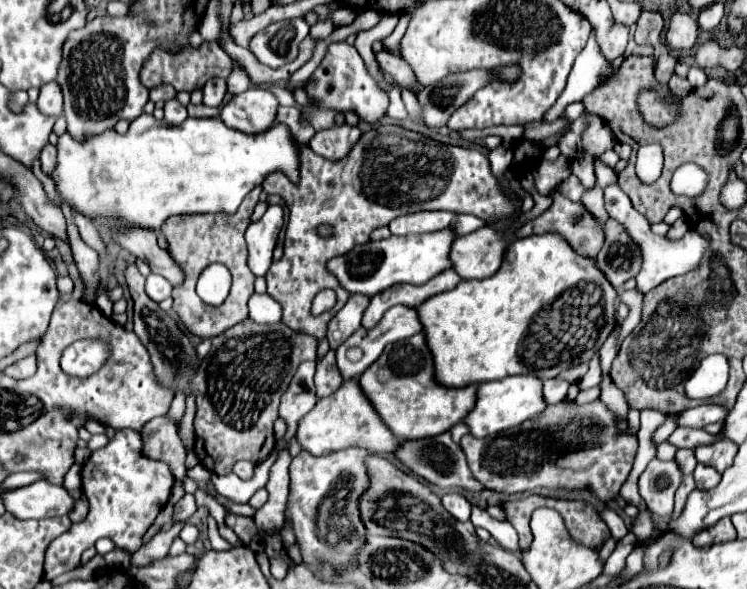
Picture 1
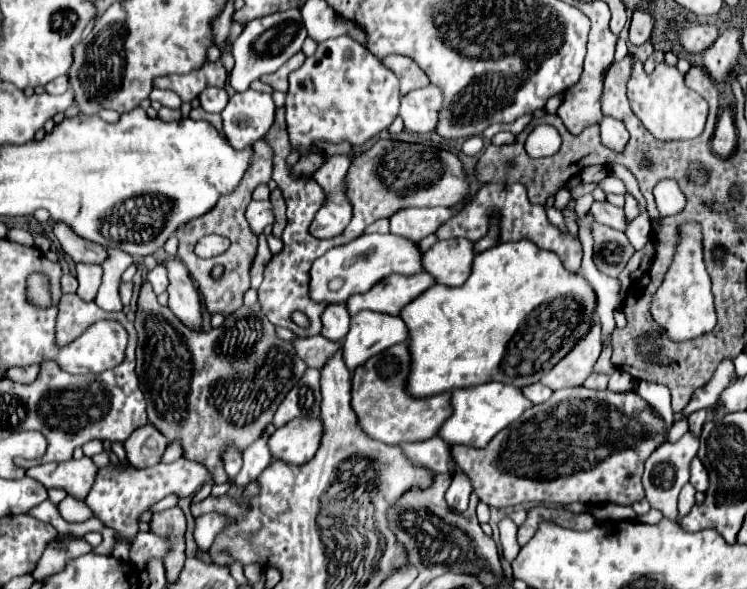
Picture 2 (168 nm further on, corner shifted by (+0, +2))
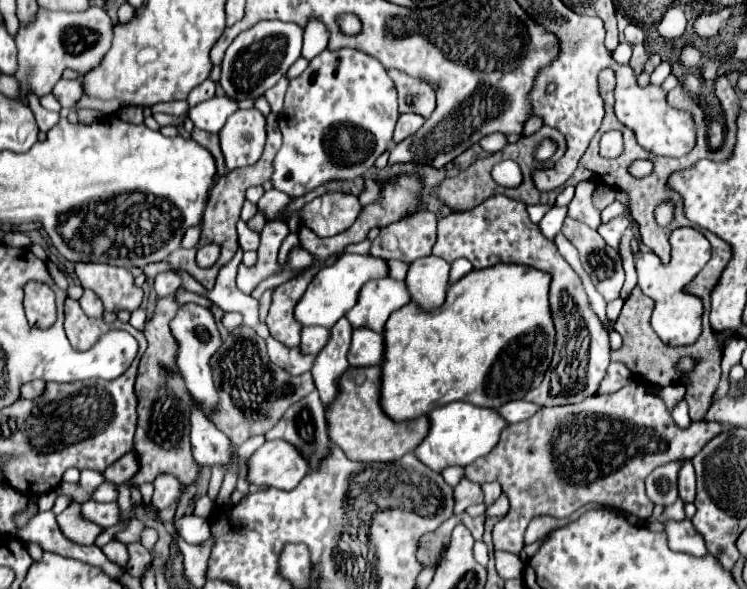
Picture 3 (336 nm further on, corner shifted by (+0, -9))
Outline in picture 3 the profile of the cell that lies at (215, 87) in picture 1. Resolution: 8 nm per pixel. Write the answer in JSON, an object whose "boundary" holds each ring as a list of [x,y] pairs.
{"boundary":[[[213,96],[211,100],[199,102],[189,110],[189,118],[193,120],[195,128],[219,134],[219,130],[225,126],[227,118],[237,110],[237,102],[227,96]]]}

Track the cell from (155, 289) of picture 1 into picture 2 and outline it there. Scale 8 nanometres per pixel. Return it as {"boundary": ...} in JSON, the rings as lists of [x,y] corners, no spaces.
{"boundary":[[[157,265],[153,271],[149,271],[149,273],[147,273],[147,279],[149,279],[149,283],[153,285],[153,291],[155,291],[157,295],[161,295],[161,293],[167,289],[167,285],[169,285],[167,271],[165,271],[163,265]]]}

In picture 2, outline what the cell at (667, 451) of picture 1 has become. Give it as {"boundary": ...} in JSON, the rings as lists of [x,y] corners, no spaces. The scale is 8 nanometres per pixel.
{"boundary":[[[683,419],[683,421],[675,421],[675,425],[669,429],[669,441],[671,441],[671,443],[679,441],[679,437],[681,437],[681,435],[685,435],[687,431],[689,431],[687,419]]]}

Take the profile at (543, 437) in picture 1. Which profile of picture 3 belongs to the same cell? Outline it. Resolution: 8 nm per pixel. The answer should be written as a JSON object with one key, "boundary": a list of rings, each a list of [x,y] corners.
{"boundary":[[[629,382],[621,390],[613,394],[597,394],[589,400],[583,400],[581,404],[569,404],[569,406],[555,406],[555,408],[539,408],[529,420],[509,424],[503,432],[495,448],[483,456],[481,460],[475,460],[465,468],[465,478],[485,484],[497,480],[503,488],[503,492],[509,496],[511,504],[511,530],[515,528],[515,540],[497,540],[499,546],[505,548],[505,552],[519,554],[523,548],[523,532],[527,524],[535,516],[555,516],[555,518],[567,518],[577,508],[581,508],[587,502],[595,504],[607,504],[617,506],[639,520],[645,520],[653,512],[653,502],[645,494],[645,478],[651,470],[657,466],[675,462],[675,460],[691,460],[701,448],[711,442],[717,434],[725,430],[723,424],[717,422],[691,422],[689,428],[679,428],[665,402],[651,390],[645,390],[639,382]]]}

